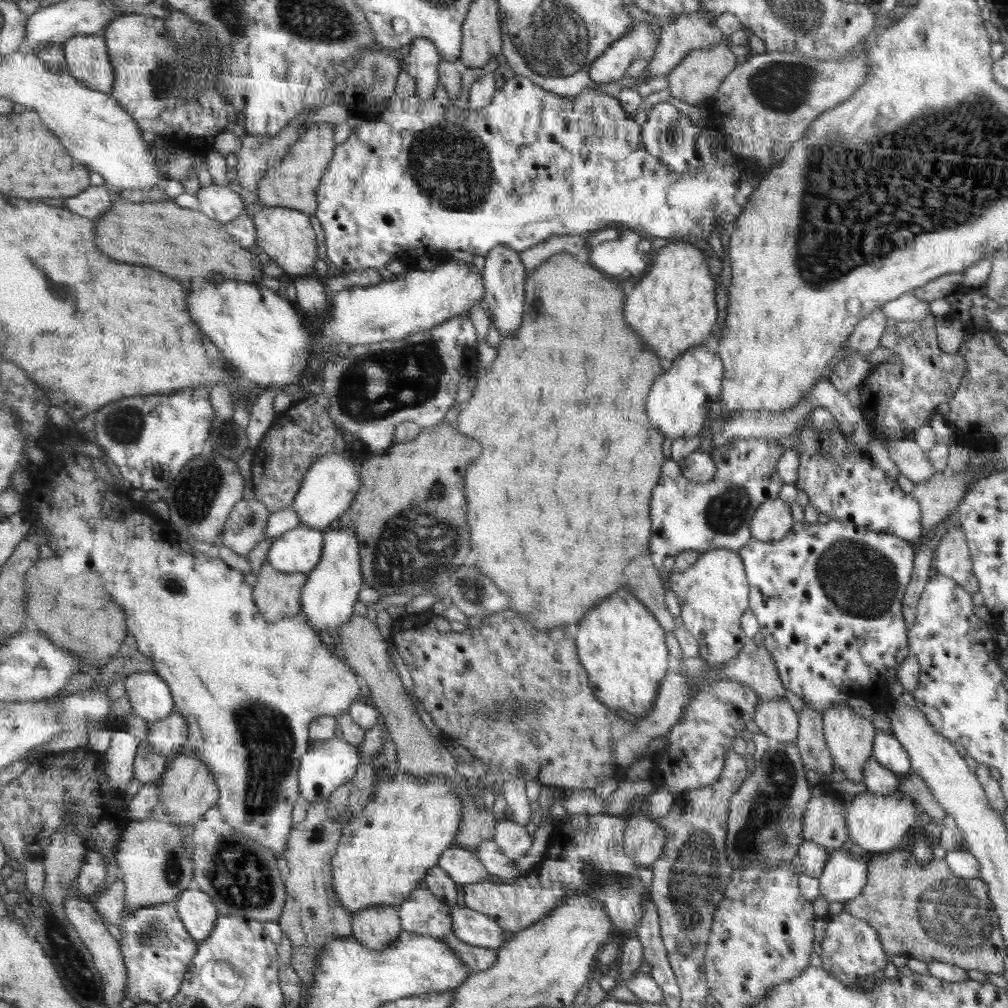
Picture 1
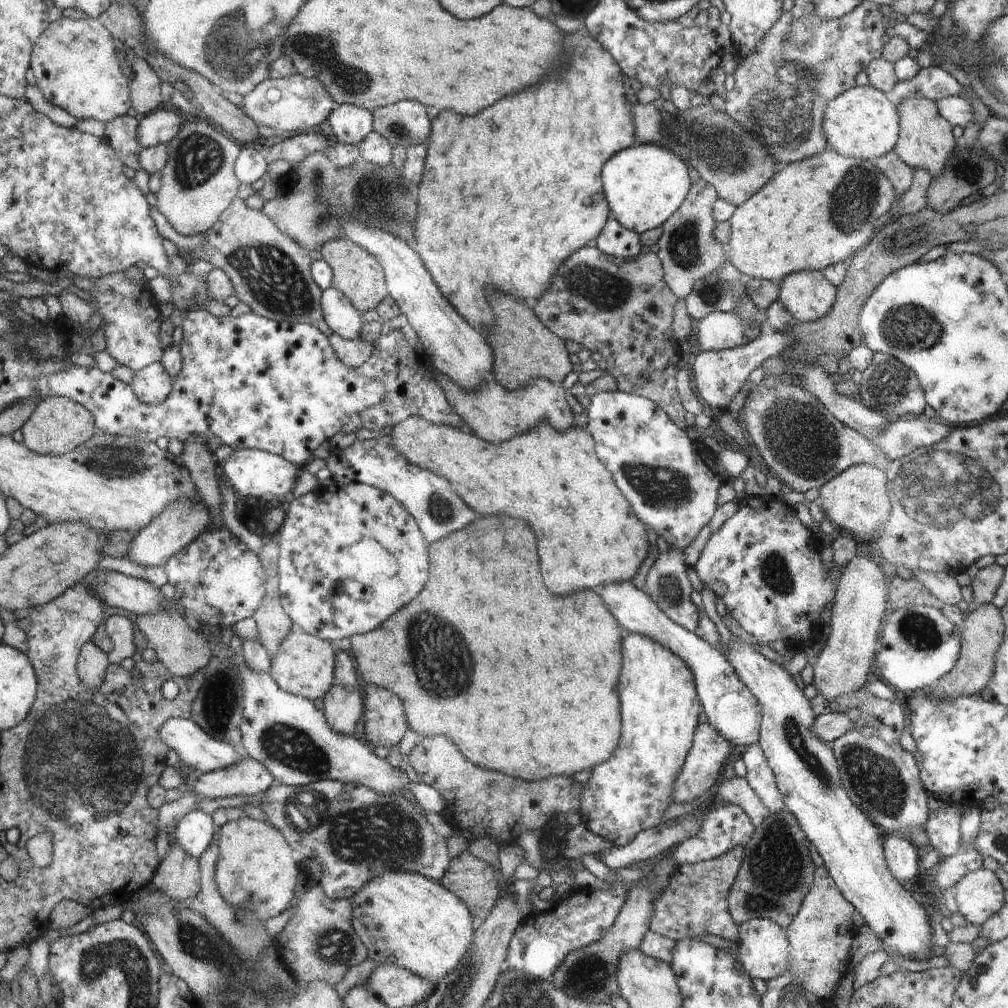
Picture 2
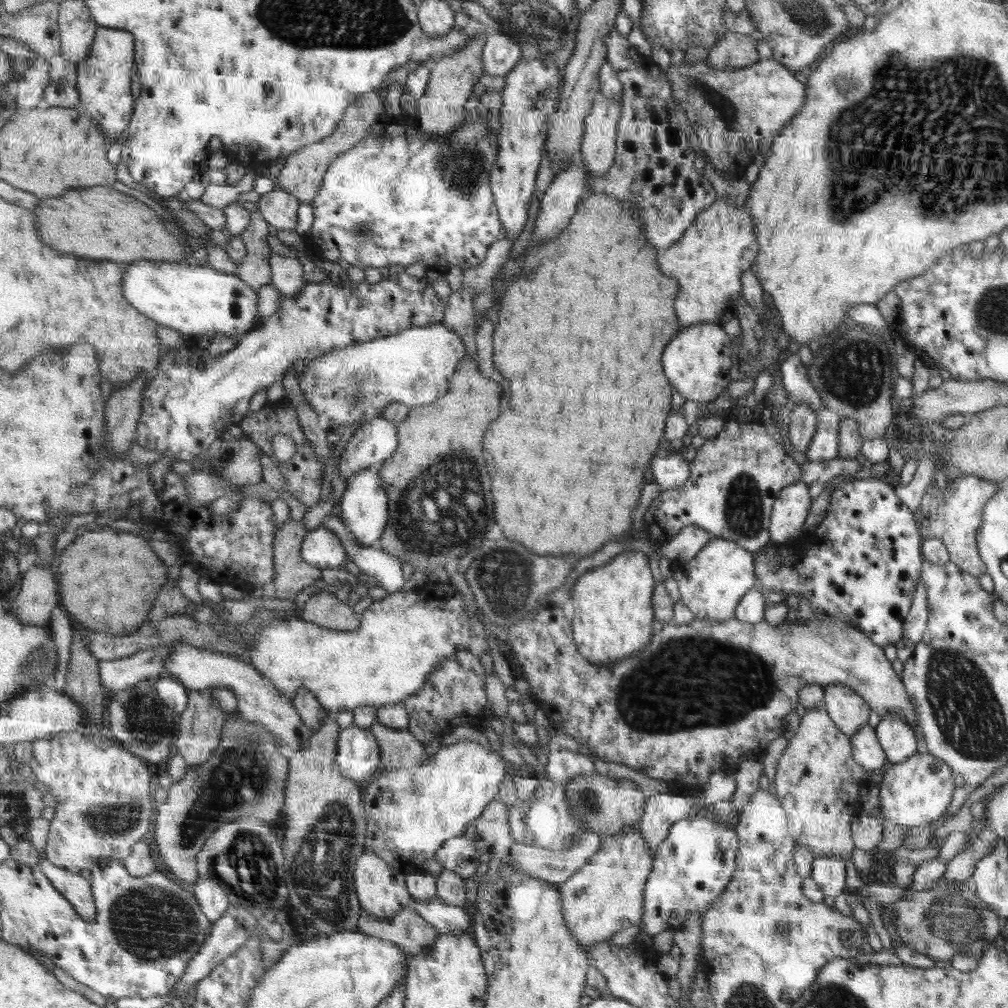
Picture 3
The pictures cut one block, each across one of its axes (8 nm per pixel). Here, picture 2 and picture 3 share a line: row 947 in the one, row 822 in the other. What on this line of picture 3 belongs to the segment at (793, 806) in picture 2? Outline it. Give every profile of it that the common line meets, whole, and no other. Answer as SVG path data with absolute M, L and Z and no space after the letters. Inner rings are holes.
M919 752L906 761L893 763L883 774L879 788L879 808L884 814L884 822L900 824L909 829L932 824L944 814L952 800L954 790L952 768L937 756Z

